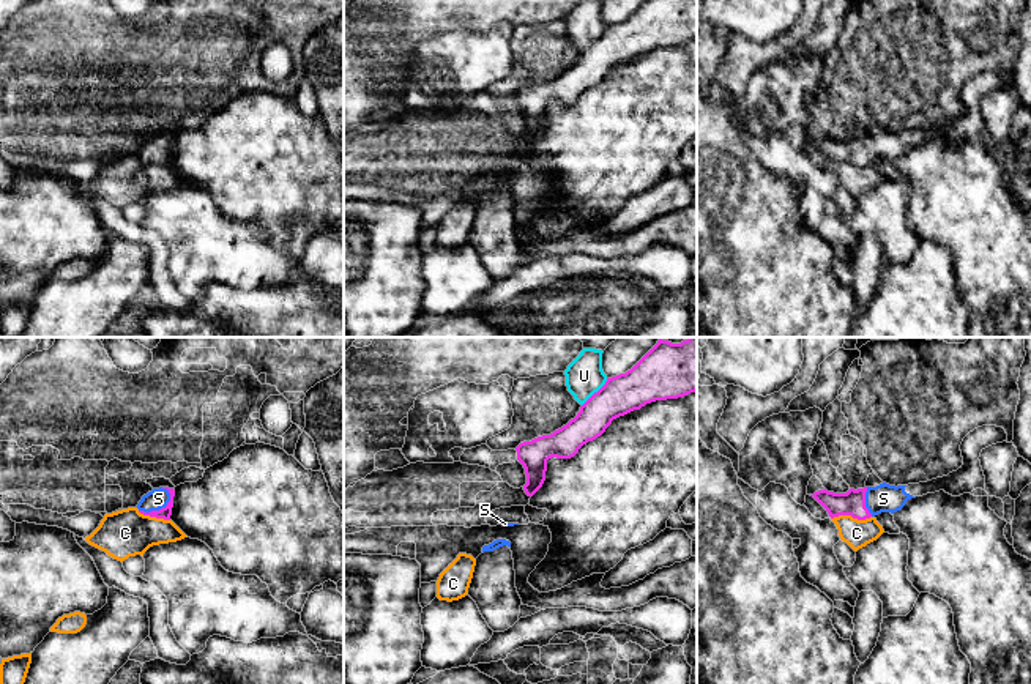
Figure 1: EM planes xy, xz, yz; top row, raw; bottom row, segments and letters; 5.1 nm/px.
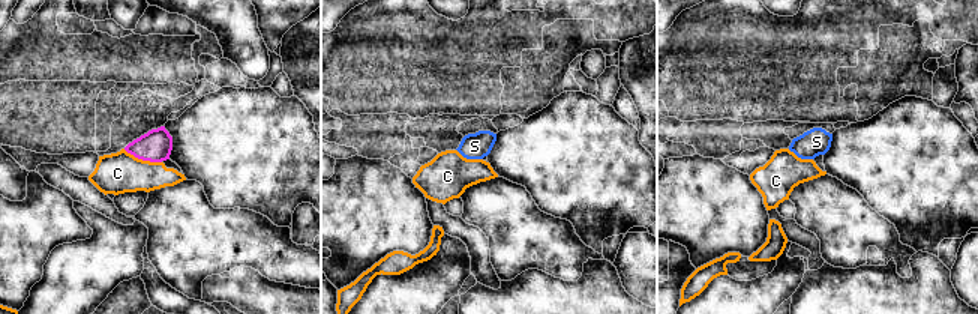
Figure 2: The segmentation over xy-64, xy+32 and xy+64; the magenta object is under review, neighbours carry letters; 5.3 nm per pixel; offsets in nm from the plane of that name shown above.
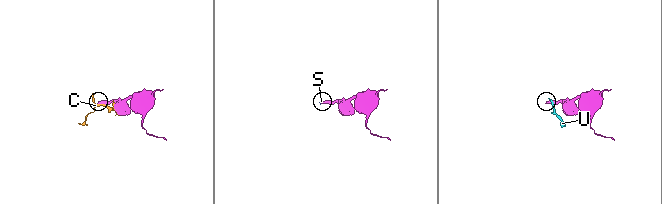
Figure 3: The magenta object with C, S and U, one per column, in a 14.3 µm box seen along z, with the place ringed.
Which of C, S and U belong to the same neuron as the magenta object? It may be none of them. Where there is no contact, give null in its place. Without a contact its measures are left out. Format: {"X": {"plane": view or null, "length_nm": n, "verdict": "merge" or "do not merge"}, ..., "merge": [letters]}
{"C": {"plane": "yz", "length_nm": 200, "verdict": "do not merge"}, "S": {"plane": "xy", "length_nm": 190, "verdict": "merge"}, "U": {"plane": "xz", "length_nm": 190, "verdict": "do not merge"}, "merge": ["S"]}

